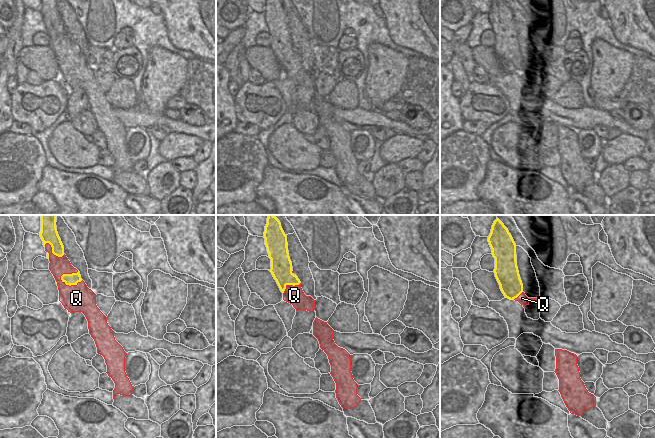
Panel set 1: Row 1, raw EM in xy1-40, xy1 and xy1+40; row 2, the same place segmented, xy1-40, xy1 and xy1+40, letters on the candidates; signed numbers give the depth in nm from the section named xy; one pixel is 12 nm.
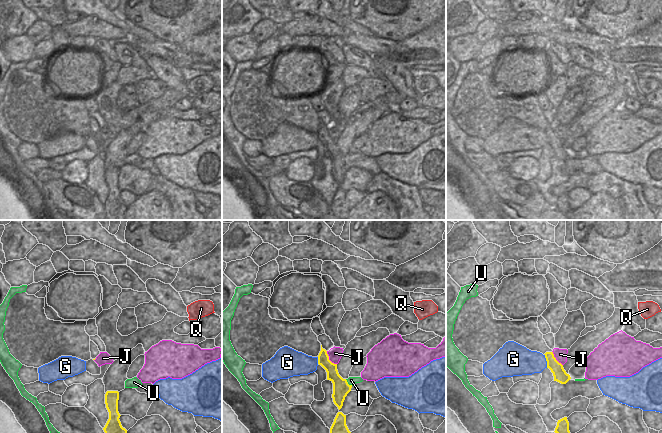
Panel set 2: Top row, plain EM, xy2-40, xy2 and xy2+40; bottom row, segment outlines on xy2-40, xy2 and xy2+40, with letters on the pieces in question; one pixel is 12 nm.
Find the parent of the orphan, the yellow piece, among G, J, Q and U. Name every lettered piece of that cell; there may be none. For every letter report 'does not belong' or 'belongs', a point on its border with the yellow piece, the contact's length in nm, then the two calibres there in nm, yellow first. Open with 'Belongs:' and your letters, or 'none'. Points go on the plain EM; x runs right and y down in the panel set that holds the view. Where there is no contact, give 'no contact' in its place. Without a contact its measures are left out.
Belongs: none
G: does not belong | xy2+40 (546, 136) | 170 nm | 160/320 nm
J: does not belong | xy2 (328, 135) | 200 nm | 140/160 nm
Q: does not belong | xy1-40 (70, 61) | 280 nm | 140/340 nm
U: does not belong | xy2 (347, 159) | 120 nm | 200/100 nm

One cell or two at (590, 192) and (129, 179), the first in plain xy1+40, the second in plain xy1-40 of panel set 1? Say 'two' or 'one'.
one

